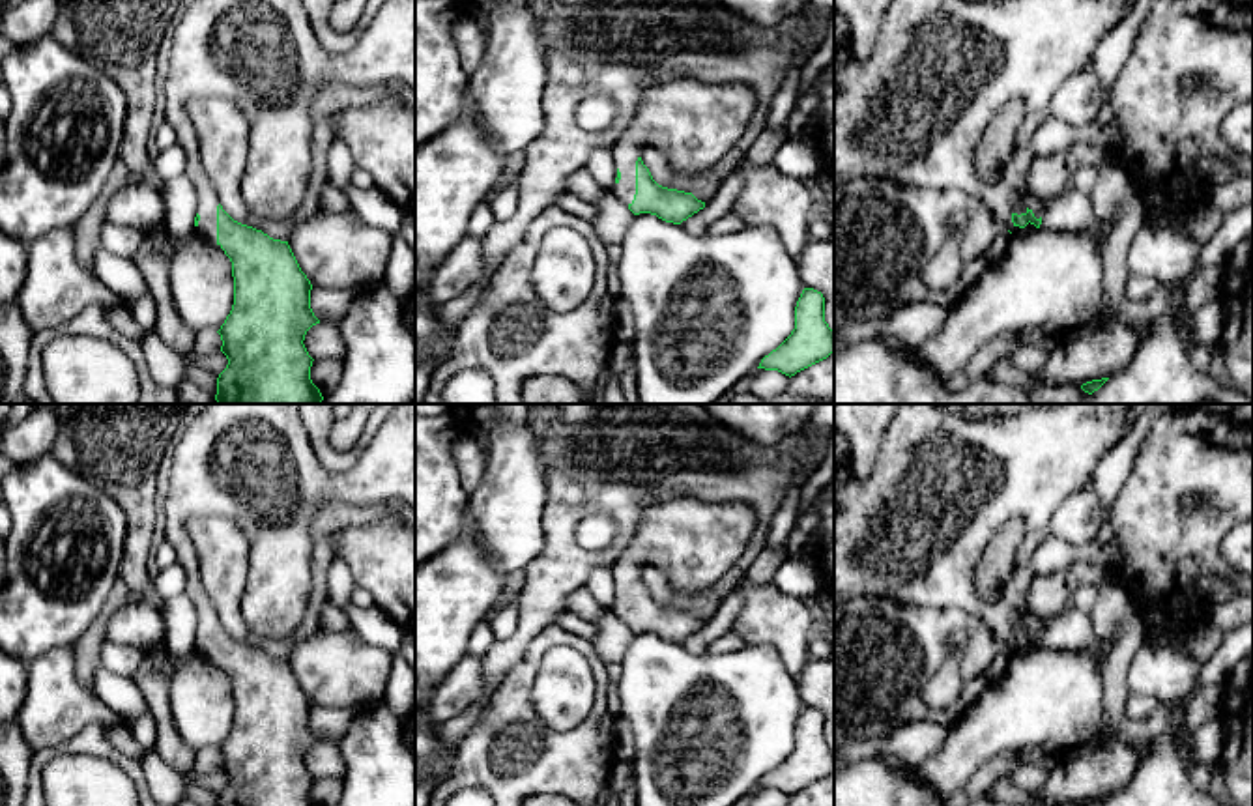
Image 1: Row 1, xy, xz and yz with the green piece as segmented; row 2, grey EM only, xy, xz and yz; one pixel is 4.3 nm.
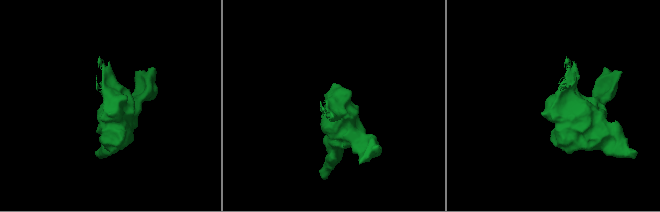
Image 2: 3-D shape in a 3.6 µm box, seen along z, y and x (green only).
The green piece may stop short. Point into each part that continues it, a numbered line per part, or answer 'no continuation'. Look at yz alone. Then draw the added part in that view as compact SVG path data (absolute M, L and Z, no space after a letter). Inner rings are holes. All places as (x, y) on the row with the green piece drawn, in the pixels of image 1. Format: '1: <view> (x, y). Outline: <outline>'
1: yz (915, 111). Outline: M892 0L866 62L857 60L849 45L838 47L842 65L834 92L834 187L855 178L877 178L920 189L963 191L982 200L1012 234L1019 226L1012 223L1010 202L1021 189L1023 204L1040 219L1049 202L1027 189L1027 174L1038 157L1030 151L1030 138L1053 118L1057 90L1092 64L1098 43L1126 17L1128 0ZM1014 97L1025 103L1025 120L1012 159L997 180L984 181L974 166L976 148L987 125Z

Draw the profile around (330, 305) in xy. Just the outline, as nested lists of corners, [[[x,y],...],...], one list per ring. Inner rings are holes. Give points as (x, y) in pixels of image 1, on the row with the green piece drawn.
[[[312,286],[310,309],[320,322],[338,325],[353,301],[352,290],[331,290]]]

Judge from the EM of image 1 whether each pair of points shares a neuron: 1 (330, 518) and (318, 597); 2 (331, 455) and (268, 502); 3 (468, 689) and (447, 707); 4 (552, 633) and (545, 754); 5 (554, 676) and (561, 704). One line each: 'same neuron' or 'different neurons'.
1: same neuron
2: different neurons
3: same neuron
4: same neuron
5: same neuron

